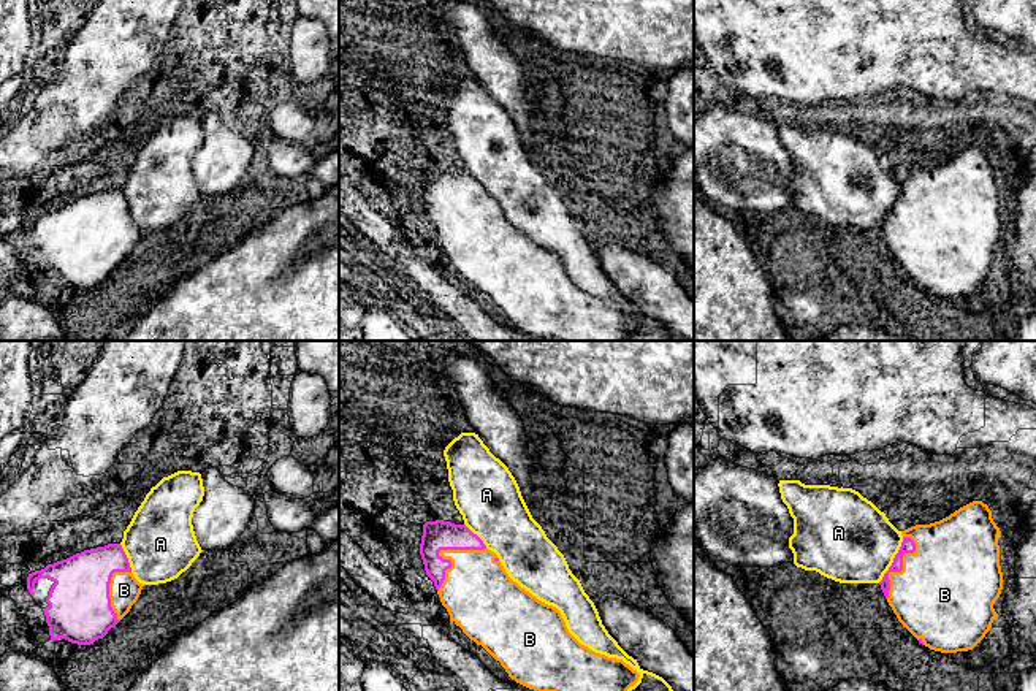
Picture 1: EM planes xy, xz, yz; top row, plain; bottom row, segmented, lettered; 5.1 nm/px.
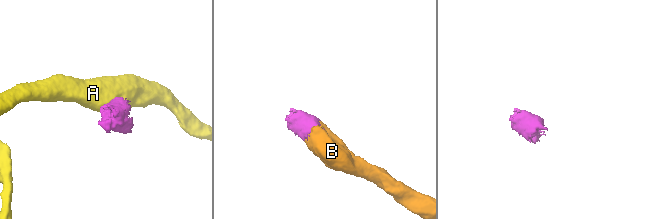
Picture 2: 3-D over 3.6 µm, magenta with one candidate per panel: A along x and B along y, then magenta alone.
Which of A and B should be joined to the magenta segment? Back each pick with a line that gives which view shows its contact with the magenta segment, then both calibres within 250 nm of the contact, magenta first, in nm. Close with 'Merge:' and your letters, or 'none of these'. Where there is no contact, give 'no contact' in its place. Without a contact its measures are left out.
B: xz | 150/300 nm
Merge: B

